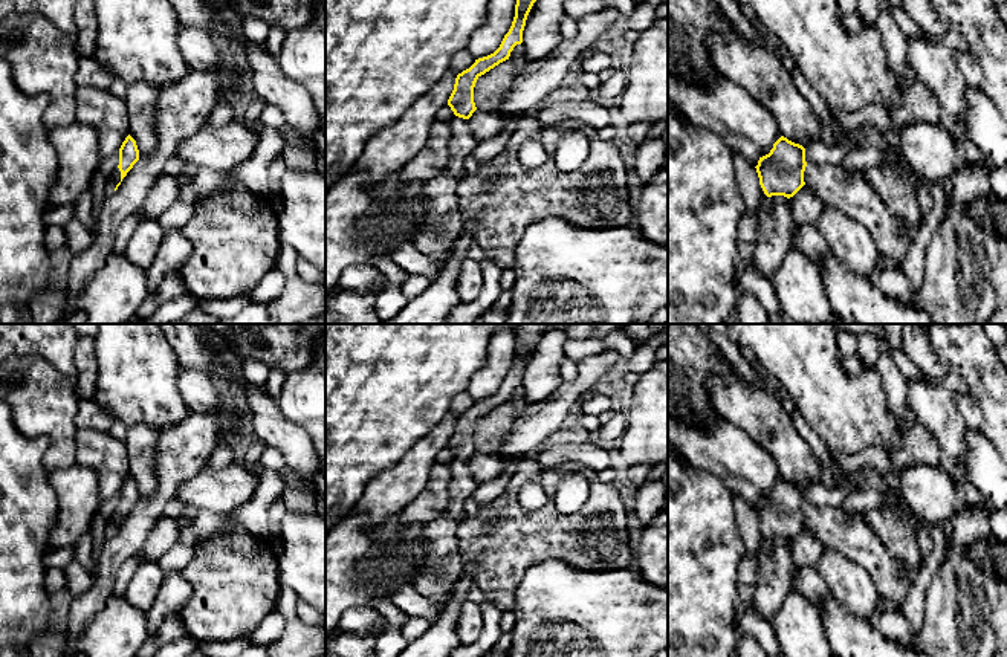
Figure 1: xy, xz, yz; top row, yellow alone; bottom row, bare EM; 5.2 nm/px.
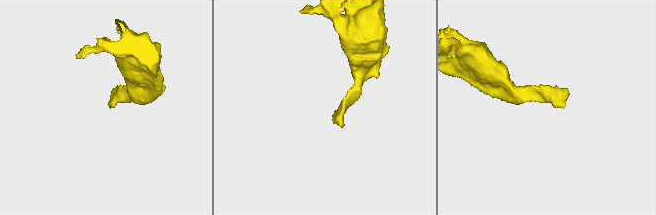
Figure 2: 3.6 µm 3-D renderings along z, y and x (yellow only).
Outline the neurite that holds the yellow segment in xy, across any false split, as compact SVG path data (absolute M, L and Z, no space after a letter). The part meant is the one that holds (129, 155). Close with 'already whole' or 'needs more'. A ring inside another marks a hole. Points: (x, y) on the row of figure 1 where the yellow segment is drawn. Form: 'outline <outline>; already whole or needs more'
outline M128 134L119 148L119 165L112 173L107 182L107 194L113 194L121 185L122 179L133 168L133 165L139 160L139 150L136 141Z; needs more

